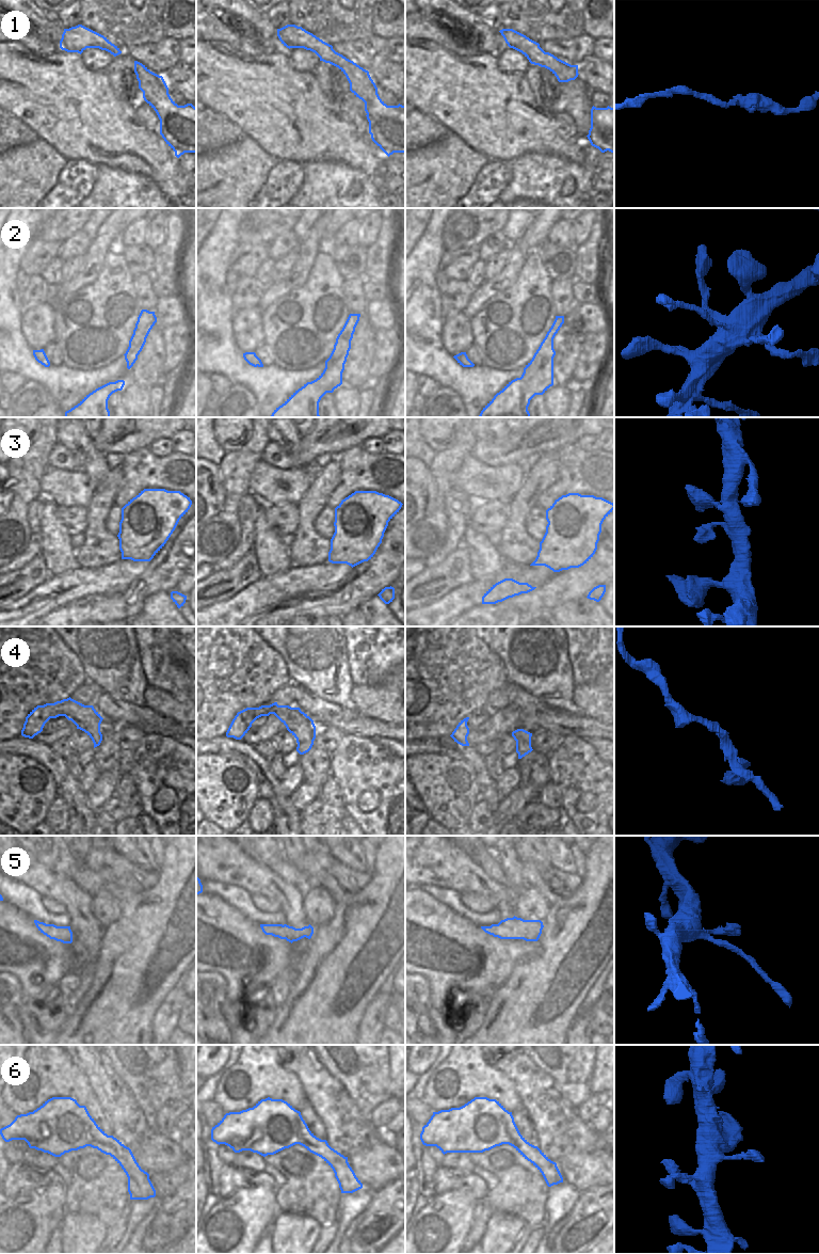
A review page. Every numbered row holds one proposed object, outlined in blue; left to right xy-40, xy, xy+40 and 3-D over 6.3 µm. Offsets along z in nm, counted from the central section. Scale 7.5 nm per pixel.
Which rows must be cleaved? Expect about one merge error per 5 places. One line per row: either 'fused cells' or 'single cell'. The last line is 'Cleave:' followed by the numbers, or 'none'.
1: single cell
2: fused cells
3: single cell
4: single cell
5: fused cells
6: single cell
Cleave: 2, 5

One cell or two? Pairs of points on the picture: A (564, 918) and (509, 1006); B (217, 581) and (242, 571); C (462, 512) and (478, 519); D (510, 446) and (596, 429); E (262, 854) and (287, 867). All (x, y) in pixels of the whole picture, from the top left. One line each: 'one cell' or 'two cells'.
A: one cell
B: one cell
C: two cells
D: one cell
E: two cells

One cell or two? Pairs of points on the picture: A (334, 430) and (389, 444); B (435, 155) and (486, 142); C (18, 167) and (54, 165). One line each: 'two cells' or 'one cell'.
A: two cells
B: two cells
C: one cell

